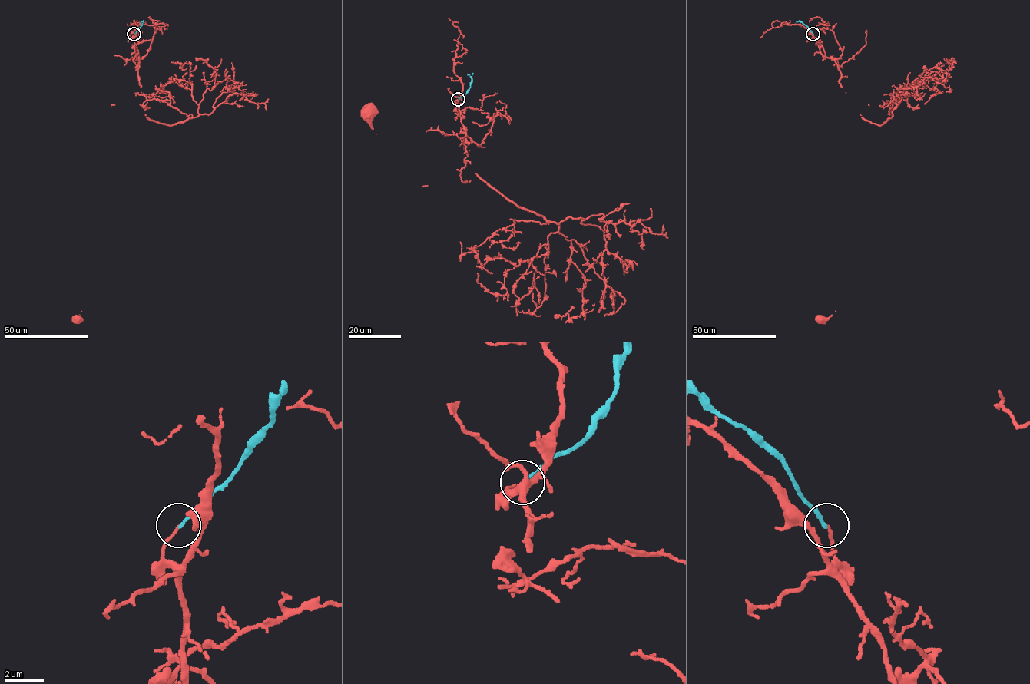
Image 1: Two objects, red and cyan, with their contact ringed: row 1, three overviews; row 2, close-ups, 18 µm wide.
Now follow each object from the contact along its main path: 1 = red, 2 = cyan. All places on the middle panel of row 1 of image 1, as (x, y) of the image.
1: (458, 99), (465, 131), (464, 141), (468, 142), (475, 173), (484, 180), (372, 129), (367, 111)
2: (458, 99), (469, 88), (473, 73)

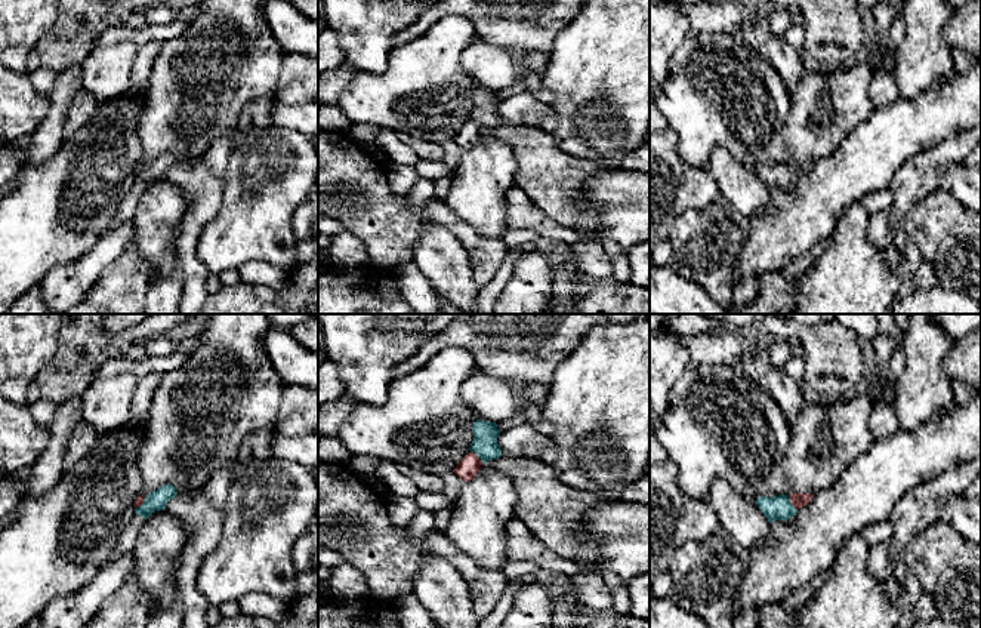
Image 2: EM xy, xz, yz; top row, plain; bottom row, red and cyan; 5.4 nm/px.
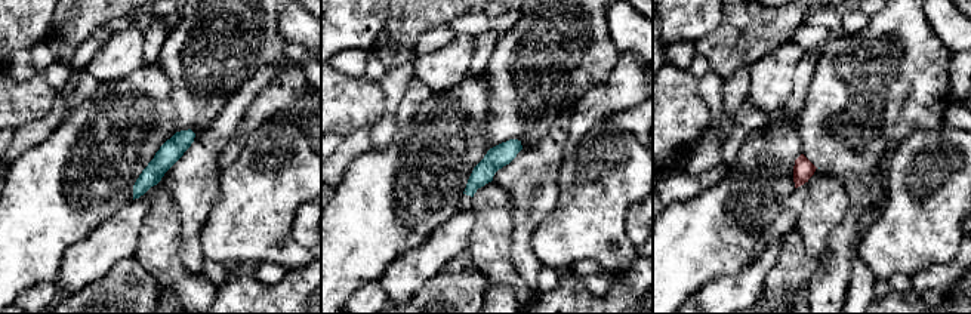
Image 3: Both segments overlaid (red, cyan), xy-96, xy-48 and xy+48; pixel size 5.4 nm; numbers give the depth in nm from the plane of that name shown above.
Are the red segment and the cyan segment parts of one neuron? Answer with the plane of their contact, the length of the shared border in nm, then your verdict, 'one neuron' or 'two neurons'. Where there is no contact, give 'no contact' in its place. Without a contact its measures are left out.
contact in yz; length 100 nm; two neurons

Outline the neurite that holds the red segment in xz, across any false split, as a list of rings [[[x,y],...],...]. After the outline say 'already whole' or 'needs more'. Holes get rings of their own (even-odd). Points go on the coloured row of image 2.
[[[469,452],[463,459],[456,465],[453,472],[460,477],[463,481],[471,481],[475,478],[481,468],[481,459],[473,452]]] | already whole

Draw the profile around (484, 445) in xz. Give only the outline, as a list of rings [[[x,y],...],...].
[[[476,419],[472,425],[473,440],[471,452],[473,452],[481,462],[488,462],[502,456],[502,449],[497,444],[500,431],[496,422]]]

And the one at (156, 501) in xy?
[[[164,484],[154,490],[149,495],[145,495],[144,504],[135,508],[135,515],[124,527],[124,530],[118,536],[118,542],[114,547],[109,560],[117,560],[118,557],[129,554],[135,548],[135,542],[138,533],[144,524],[144,521],[155,511],[161,511],[166,508],[166,504],[178,495],[173,484]]]

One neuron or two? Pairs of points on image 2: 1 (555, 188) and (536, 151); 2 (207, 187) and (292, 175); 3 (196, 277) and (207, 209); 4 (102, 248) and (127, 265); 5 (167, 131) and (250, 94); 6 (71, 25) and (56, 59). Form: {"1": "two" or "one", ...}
{"1": "one", "2": "two", "3": "one", "4": "two", "5": "one", "6": "one"}

